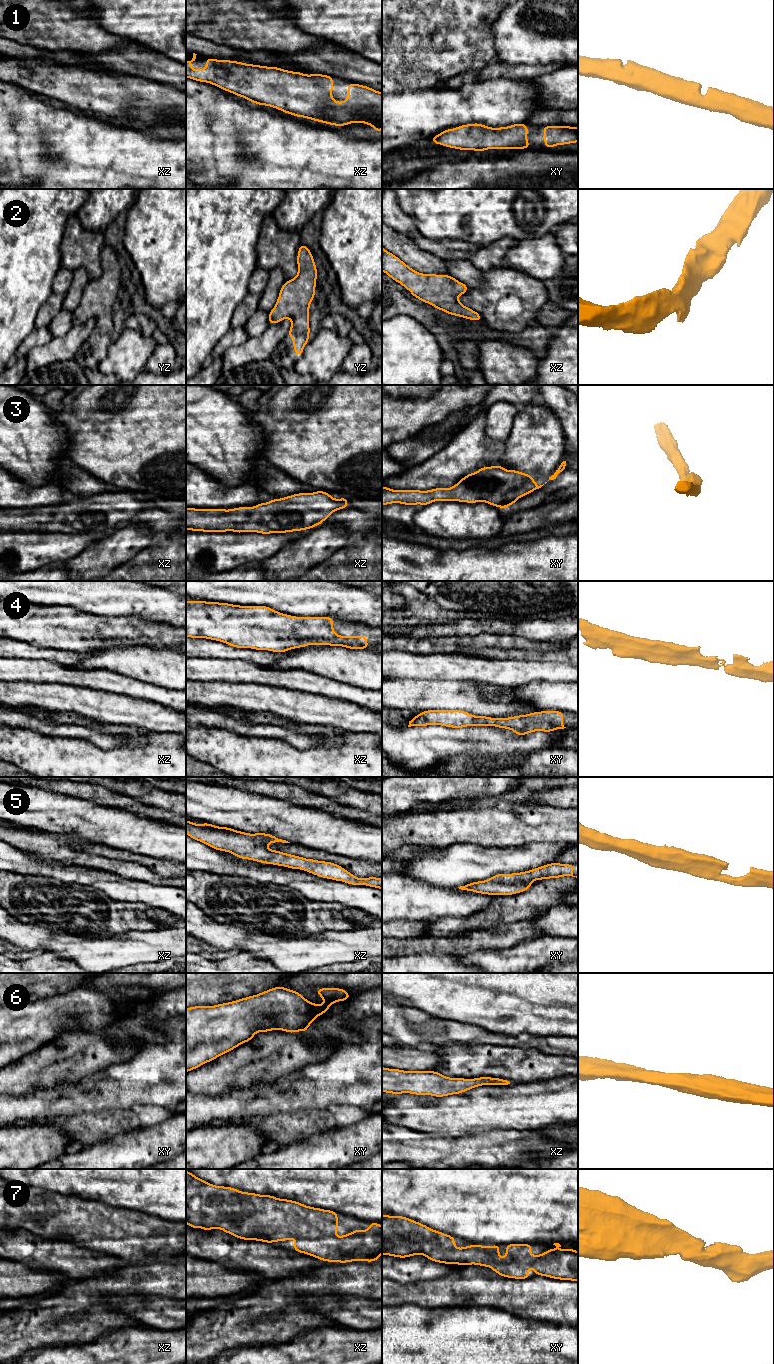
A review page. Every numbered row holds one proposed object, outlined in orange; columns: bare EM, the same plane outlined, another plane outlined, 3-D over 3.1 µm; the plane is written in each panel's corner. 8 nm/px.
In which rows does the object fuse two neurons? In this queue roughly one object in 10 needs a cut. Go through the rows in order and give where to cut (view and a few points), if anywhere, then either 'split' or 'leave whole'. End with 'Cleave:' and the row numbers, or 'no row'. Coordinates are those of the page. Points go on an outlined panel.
1: no cut | leave whole
2: no cut | leave whole
3: no cut | leave whole
4: no cut | leave whole
5: no cut | leave whole
6: no cut | leave whole
7: no cut | leave whole
Cleave: no row

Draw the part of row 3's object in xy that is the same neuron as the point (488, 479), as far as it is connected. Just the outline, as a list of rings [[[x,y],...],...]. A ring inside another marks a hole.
[[[501,465],[482,467],[467,474],[451,488],[432,490],[393,490],[382,486],[382,506],[399,503],[426,506],[435,501],[463,503],[485,502],[499,508],[510,507],[520,497],[539,488],[534,478],[517,470],[507,470]],[[543,484],[544,485],[544,484]]]

